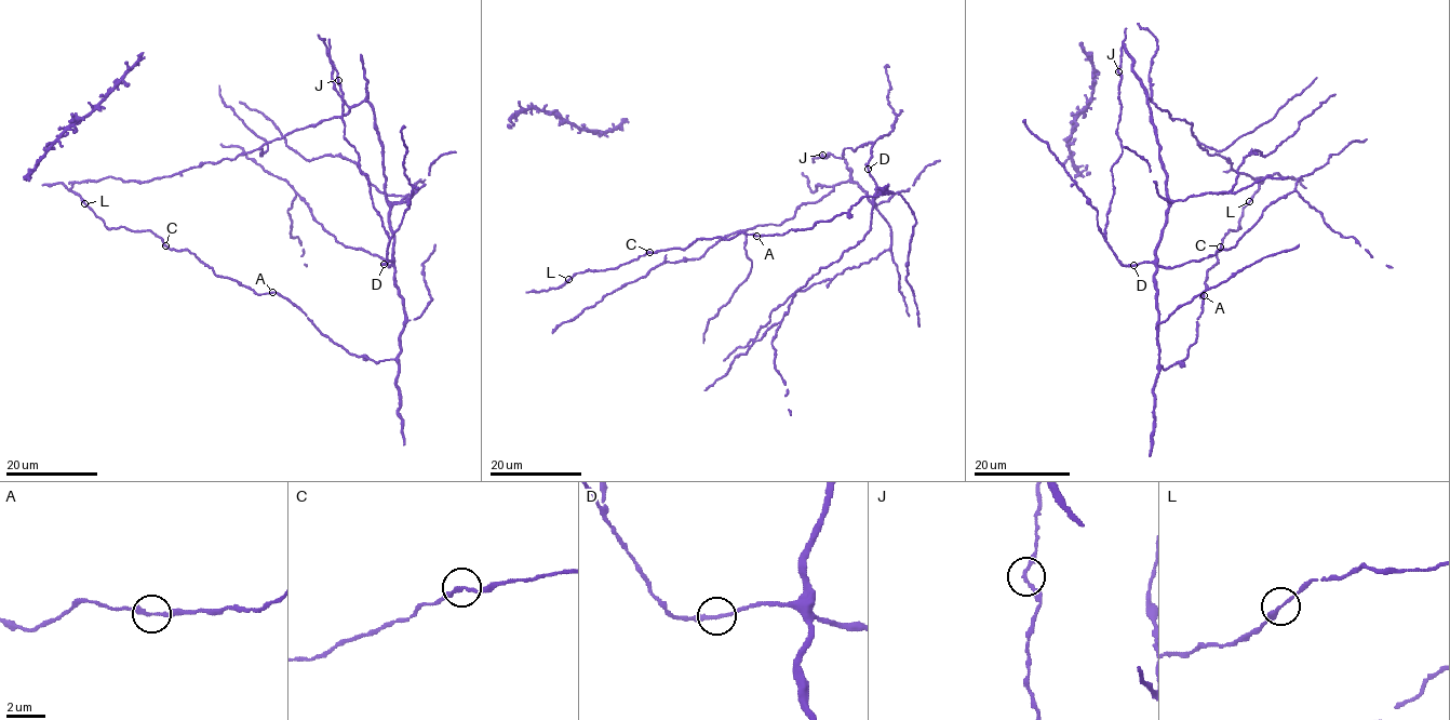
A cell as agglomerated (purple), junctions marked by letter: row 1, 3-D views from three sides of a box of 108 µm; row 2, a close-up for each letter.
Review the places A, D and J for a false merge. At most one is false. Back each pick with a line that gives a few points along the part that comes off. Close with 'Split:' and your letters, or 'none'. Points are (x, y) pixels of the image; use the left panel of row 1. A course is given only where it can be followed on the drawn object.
Split: none

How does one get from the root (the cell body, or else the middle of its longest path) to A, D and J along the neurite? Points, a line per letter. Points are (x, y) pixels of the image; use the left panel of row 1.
A: (385, 180), (394, 285), (404, 314), (401, 352), (377, 362), (350, 355), (272, 293)
D: (385, 180), (394, 248), (392, 261), (384, 264)
J: (385, 180), (394, 248), (392, 261), (384, 264), (389, 238), (373, 207), (359, 154), (344, 136), (338, 79)

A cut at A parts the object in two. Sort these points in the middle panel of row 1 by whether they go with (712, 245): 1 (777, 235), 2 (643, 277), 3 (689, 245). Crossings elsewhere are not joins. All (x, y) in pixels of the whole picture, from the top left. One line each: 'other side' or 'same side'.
1: other side
2: same side
3: other side

